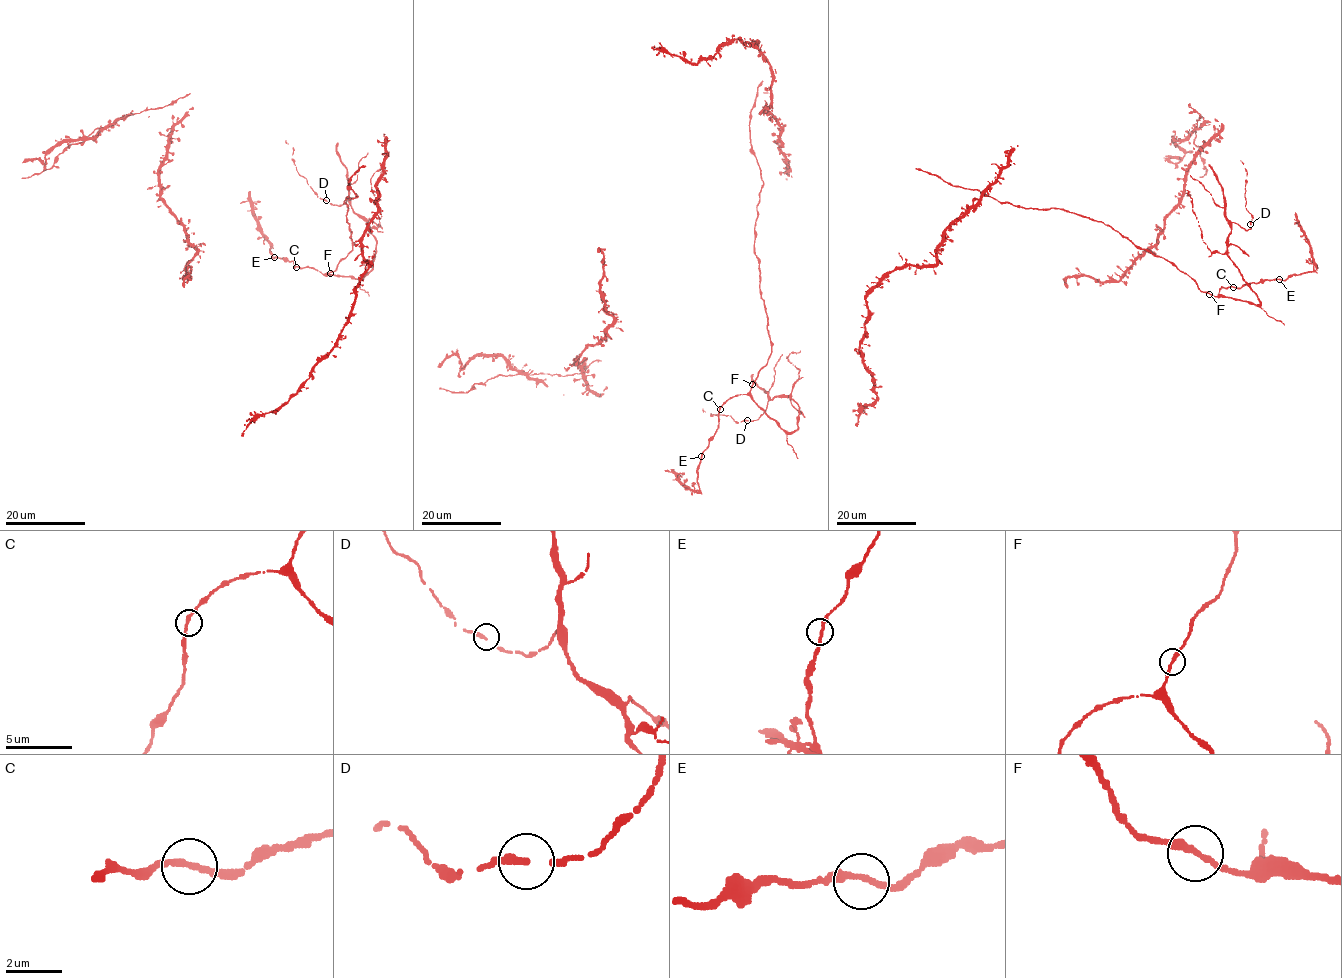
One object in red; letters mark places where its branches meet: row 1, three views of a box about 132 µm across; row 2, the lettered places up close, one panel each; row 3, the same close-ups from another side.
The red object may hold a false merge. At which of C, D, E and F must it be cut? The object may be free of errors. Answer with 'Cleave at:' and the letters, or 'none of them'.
Cleave at: none of them

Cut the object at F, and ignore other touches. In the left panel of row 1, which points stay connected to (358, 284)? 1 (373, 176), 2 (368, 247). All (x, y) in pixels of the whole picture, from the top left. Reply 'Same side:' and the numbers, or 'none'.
Same side: 1, 2

